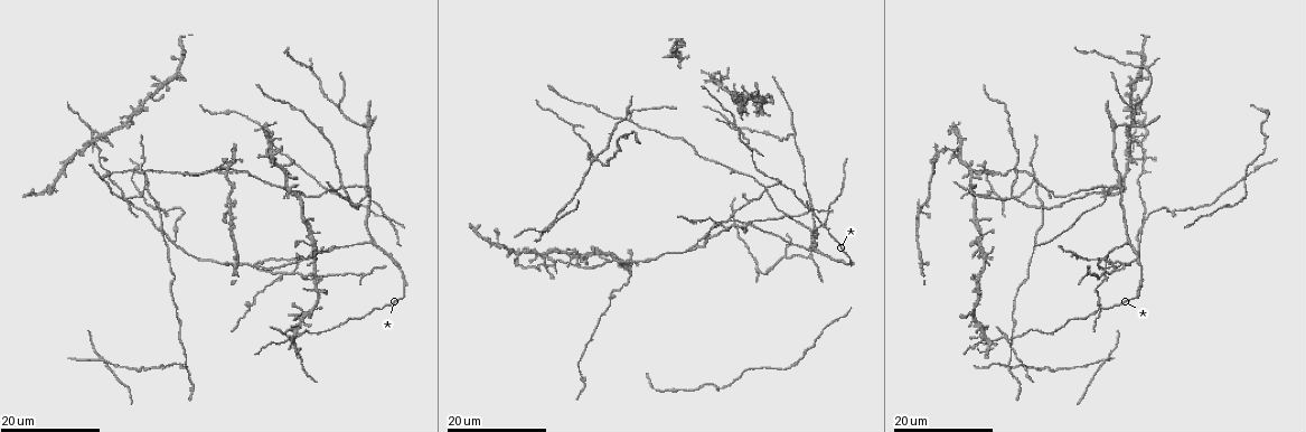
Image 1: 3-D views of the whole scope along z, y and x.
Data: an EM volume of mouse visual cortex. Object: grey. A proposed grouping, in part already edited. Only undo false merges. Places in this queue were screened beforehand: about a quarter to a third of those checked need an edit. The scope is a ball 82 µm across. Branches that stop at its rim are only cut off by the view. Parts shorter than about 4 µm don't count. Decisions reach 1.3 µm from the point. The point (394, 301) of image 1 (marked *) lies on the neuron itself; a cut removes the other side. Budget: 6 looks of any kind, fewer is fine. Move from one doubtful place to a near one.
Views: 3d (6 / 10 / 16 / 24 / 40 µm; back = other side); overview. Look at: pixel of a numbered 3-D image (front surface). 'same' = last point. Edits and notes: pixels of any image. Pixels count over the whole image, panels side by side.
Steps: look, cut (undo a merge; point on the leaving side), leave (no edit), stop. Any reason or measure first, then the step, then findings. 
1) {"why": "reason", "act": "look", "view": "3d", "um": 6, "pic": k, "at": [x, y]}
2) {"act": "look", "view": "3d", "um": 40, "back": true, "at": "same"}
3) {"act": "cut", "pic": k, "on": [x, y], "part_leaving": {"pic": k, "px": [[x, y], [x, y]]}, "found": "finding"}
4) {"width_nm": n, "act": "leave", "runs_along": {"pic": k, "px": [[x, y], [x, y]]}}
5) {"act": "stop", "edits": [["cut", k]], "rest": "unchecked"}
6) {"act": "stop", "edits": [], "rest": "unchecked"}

{"why": "two arms in line, one across", "act": "look", "view": "3d", "um": 24, "pic": 1, "at": [740, 129]}

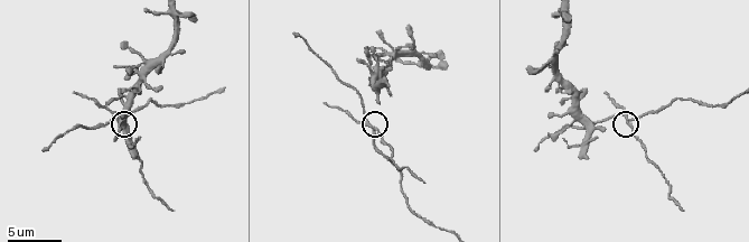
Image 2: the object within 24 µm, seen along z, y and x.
{"act": "look", "view": "3d", "um": 10, "pic": 2, "at": [371, 127]}

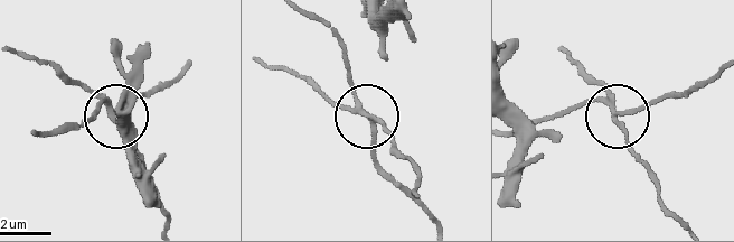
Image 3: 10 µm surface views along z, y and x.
{"why": "from behind", "act": "look", "view": "3d", "um": 10, "back": true, "pic": 3, "at": [367, 118]}

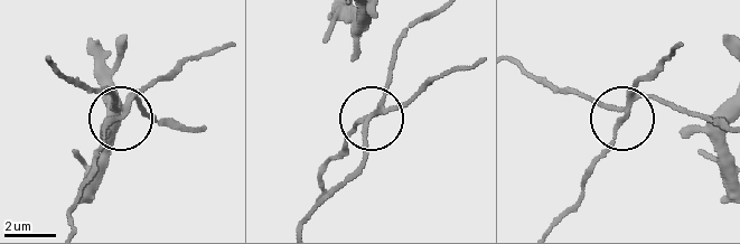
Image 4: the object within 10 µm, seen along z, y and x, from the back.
{"arms": 3, "act": "cut", "pic": 4, "on": [158, 80], "found": "two neurons meet here"}

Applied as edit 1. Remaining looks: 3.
{"why": "three arms meet", "act": "look", "view": "3d", "um": 24, "pic": 1, "at": [630, 120]}

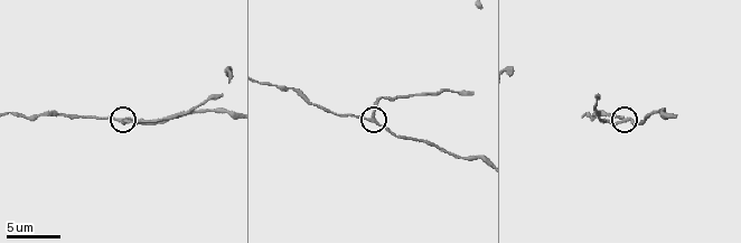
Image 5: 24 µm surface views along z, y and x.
{"act": "look", "view": "3d", "um": 6, "pic": 5, "at": [119, 121]}

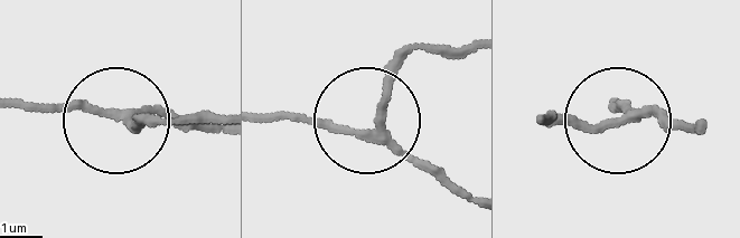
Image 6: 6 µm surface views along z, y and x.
{"act": "look", "view": "3d", "um": 6, "back": true, "pic": 6, "at": [623, 118]}

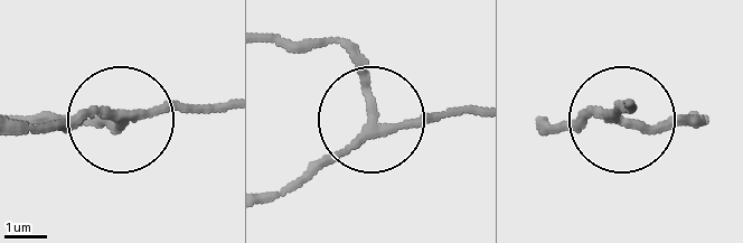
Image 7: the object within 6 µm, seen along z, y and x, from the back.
{"arms": 3, "act": "leave", "runs_along": {"pic": 7, "px": [[264, 203], [307, 181], [367, 117], [367, 74], [321, 41]]}, "found": "all the same neuron"}

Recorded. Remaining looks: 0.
{"act": "stop", "edits": [["cut", 4]], "rest": "unchecked"}

